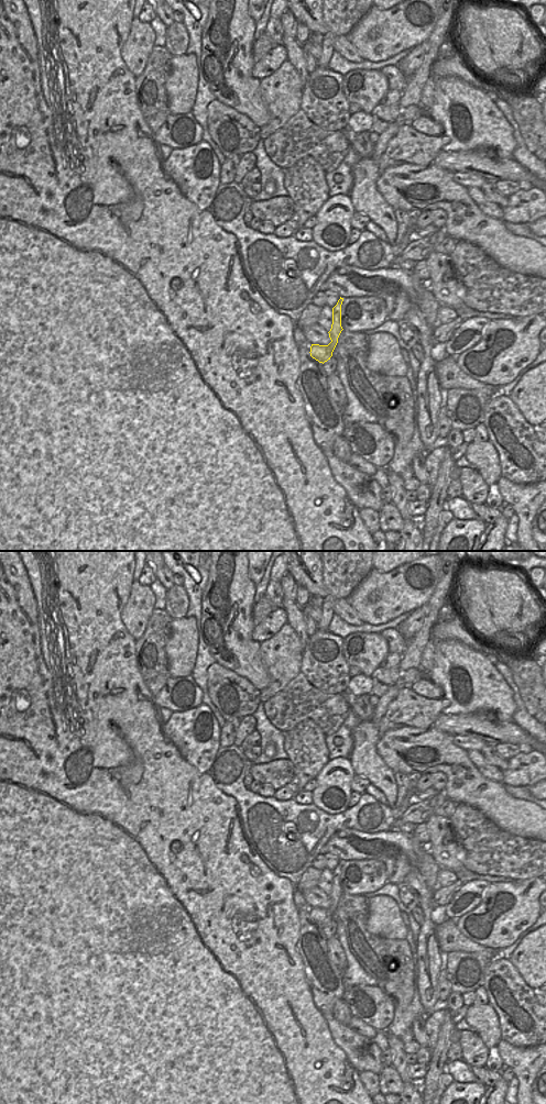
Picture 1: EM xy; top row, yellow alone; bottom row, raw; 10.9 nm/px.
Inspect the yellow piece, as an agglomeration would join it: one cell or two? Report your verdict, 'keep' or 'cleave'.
keep

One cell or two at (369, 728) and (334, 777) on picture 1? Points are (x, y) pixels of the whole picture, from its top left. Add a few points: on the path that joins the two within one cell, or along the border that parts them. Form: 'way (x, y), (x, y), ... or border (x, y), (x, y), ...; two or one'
border (348, 758), (355, 773); two

